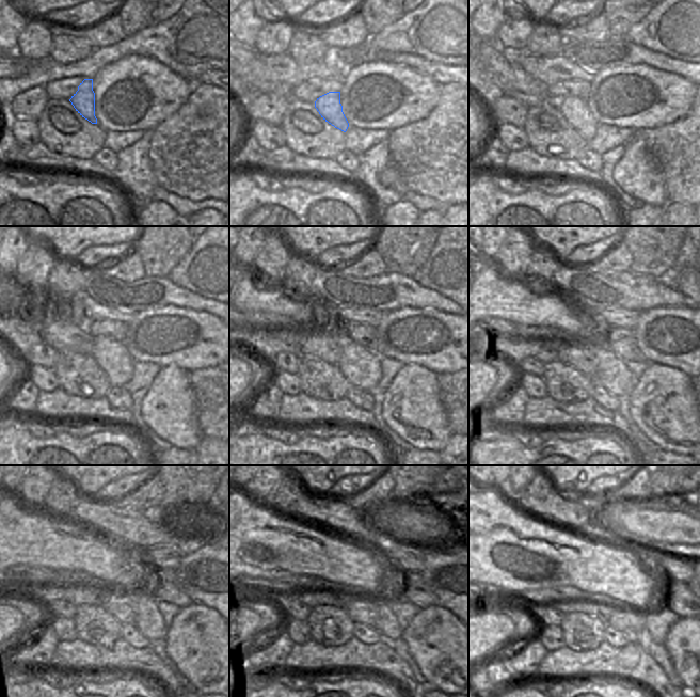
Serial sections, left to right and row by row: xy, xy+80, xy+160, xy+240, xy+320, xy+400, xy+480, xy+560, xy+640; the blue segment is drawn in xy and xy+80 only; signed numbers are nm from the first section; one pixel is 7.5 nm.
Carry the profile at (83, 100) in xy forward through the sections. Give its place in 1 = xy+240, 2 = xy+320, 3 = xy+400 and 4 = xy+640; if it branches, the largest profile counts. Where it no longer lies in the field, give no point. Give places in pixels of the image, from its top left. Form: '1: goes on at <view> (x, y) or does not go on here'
1: goes on at xy+240 (111, 355)
2: goes on at xy+320 (362, 367)
3: goes on at xy+400 (598, 362)
4: goes on at xy+640 (630, 621)

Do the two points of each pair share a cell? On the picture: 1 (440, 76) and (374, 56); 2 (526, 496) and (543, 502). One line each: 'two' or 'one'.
1: one
2: one

